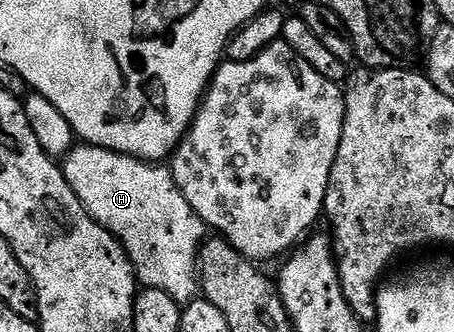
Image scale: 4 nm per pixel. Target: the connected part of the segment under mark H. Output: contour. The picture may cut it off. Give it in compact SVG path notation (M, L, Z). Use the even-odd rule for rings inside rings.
M77 145L65 156L63 170L89 216L124 245L142 288L163 289L167 297L175 297L182 305L198 294L199 256L207 228L187 205L168 166L117 155L102 147Z

